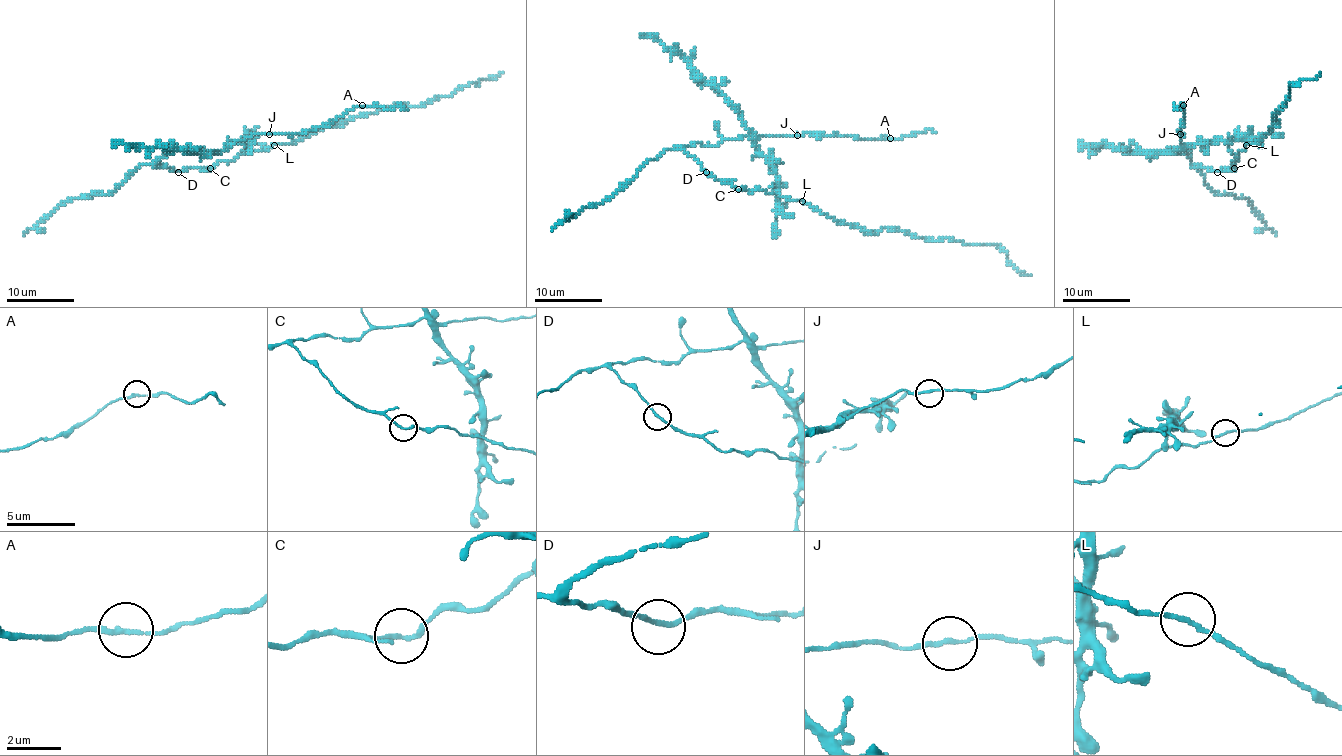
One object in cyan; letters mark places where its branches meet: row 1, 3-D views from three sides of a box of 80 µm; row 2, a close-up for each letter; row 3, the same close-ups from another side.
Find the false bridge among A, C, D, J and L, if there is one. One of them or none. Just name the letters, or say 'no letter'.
no letter

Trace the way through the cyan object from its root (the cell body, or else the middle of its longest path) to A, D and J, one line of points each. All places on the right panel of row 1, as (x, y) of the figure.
A: (1234, 168), (1197, 167), (1190, 160), (1190, 150), (1180, 151), (1183, 106)
D: (1234, 168), (1217, 172)
J: (1234, 168), (1209, 170), (1193, 165), (1188, 155), (1190, 150), (1185, 148), (1180, 151), (1180, 134)

